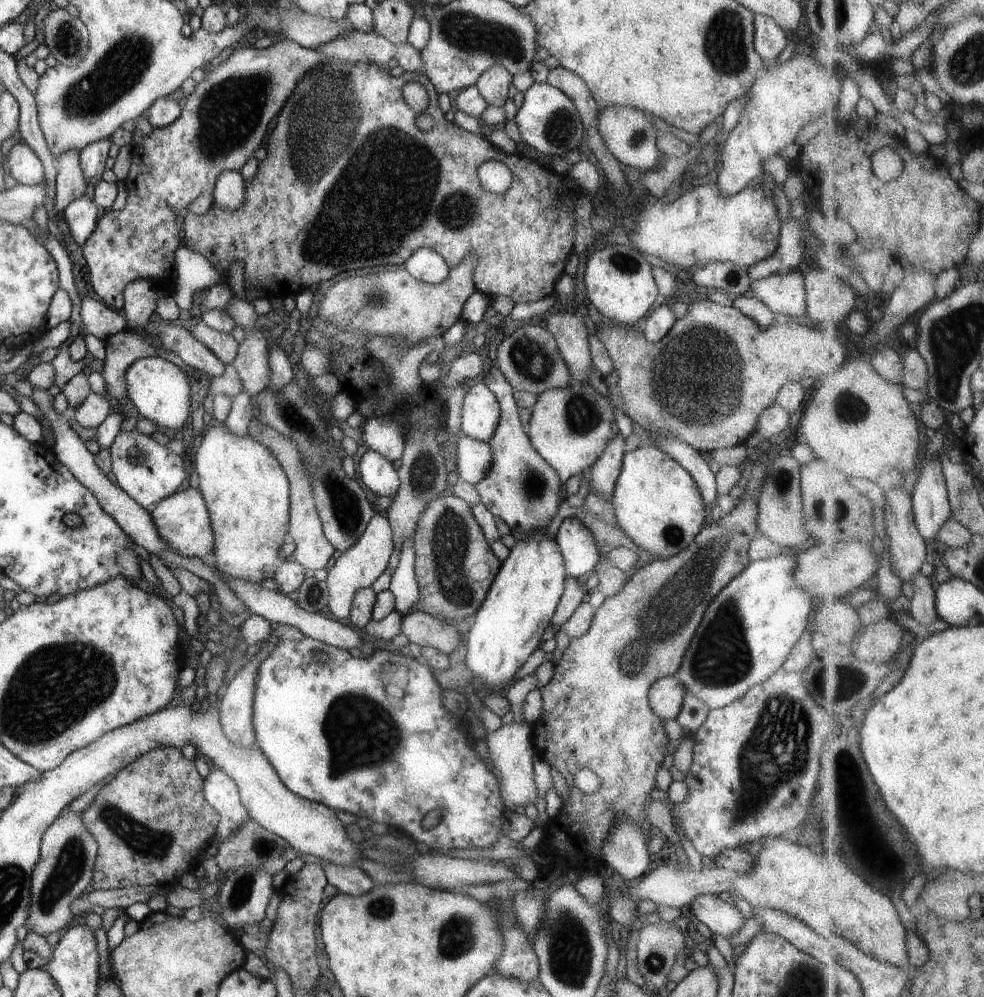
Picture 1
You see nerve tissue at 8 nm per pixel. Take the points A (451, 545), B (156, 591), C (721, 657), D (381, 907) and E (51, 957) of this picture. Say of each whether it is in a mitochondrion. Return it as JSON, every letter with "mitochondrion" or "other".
{"A":"mitochondrion","B":"other","C":"mitochondrion","D":"mitochondrion","E":"other"}

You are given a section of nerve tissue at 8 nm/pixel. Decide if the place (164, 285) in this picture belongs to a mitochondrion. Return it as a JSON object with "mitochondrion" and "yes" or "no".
{"mitochondrion":"no"}

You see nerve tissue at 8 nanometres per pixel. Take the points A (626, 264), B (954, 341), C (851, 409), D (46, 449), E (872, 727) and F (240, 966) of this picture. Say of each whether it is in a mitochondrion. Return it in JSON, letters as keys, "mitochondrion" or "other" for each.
{"A":"mitochondrion","B":"mitochondrion","C":"mitochondrion","D":"other","E":"other","F":"other"}

